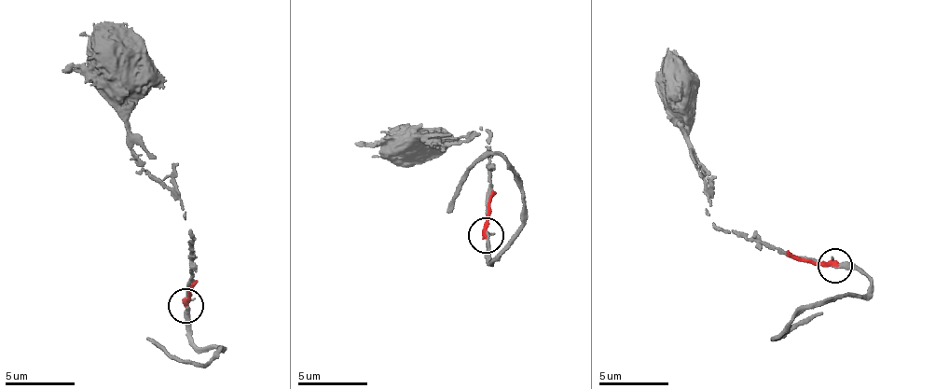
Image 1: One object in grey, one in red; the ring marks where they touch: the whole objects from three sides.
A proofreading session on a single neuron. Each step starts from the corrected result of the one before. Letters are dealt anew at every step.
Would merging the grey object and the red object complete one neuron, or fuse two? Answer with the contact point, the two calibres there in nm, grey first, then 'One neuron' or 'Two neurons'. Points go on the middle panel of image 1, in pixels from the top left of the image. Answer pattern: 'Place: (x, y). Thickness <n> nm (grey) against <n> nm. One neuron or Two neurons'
Place: (486, 235). Thickness 240 nm (grey) against 300 nm. Two neurons

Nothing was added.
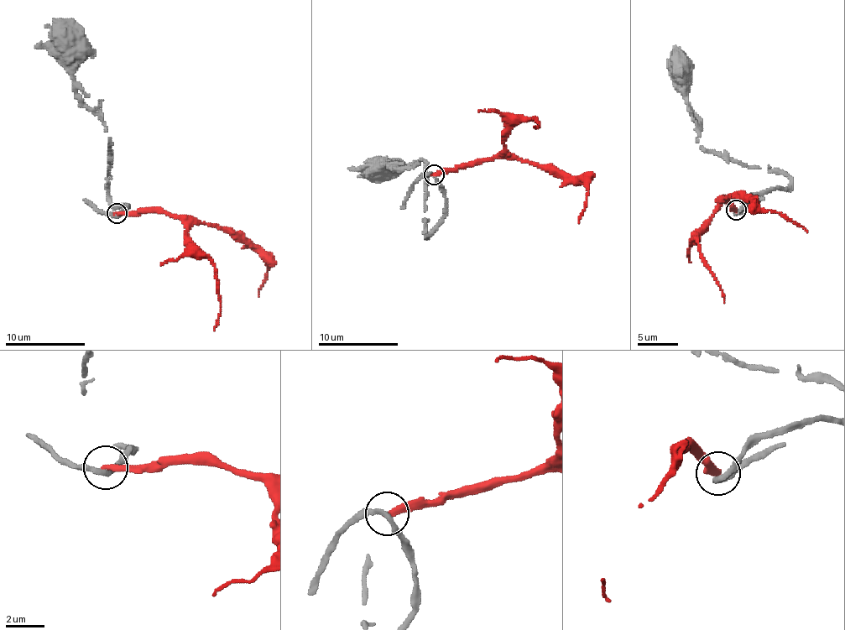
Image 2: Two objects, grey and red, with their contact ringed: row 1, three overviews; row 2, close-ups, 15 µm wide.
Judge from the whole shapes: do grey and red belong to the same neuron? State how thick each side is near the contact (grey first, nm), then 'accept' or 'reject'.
calibres 240 and 320 nm; reject

